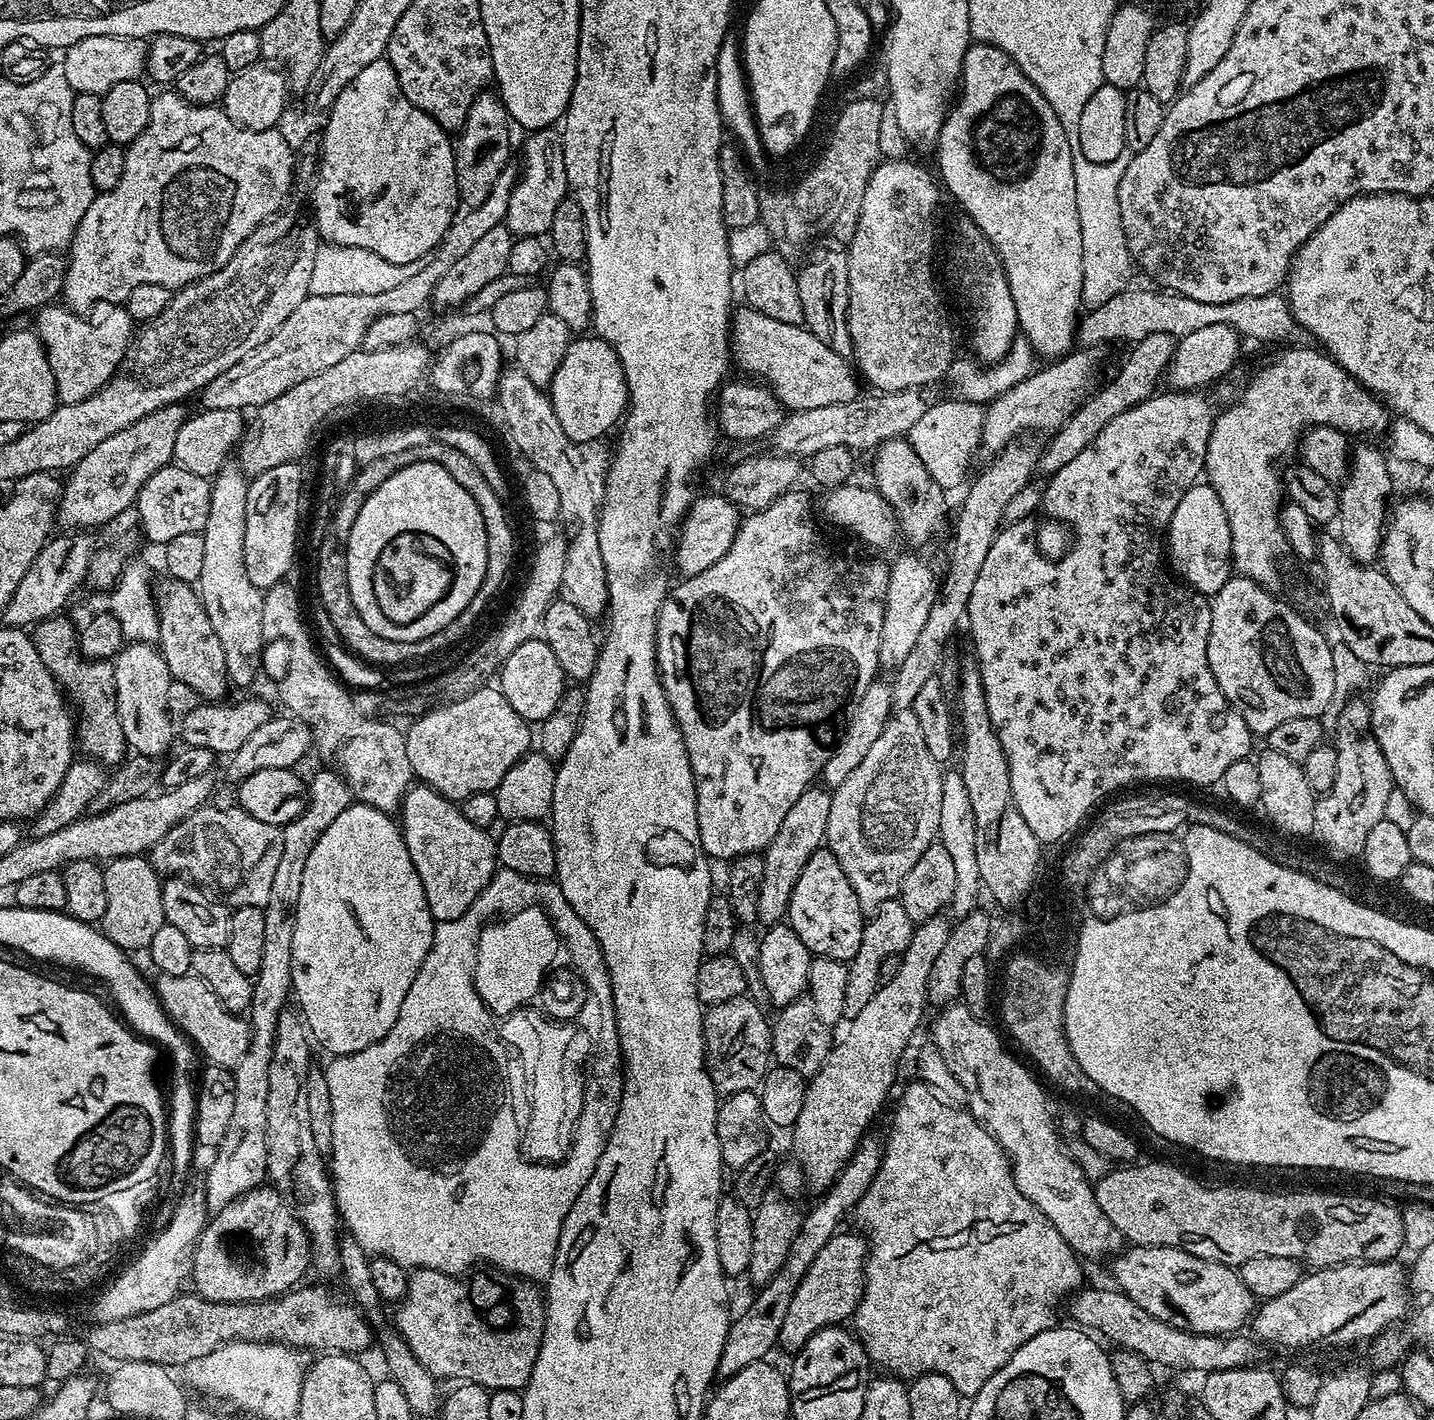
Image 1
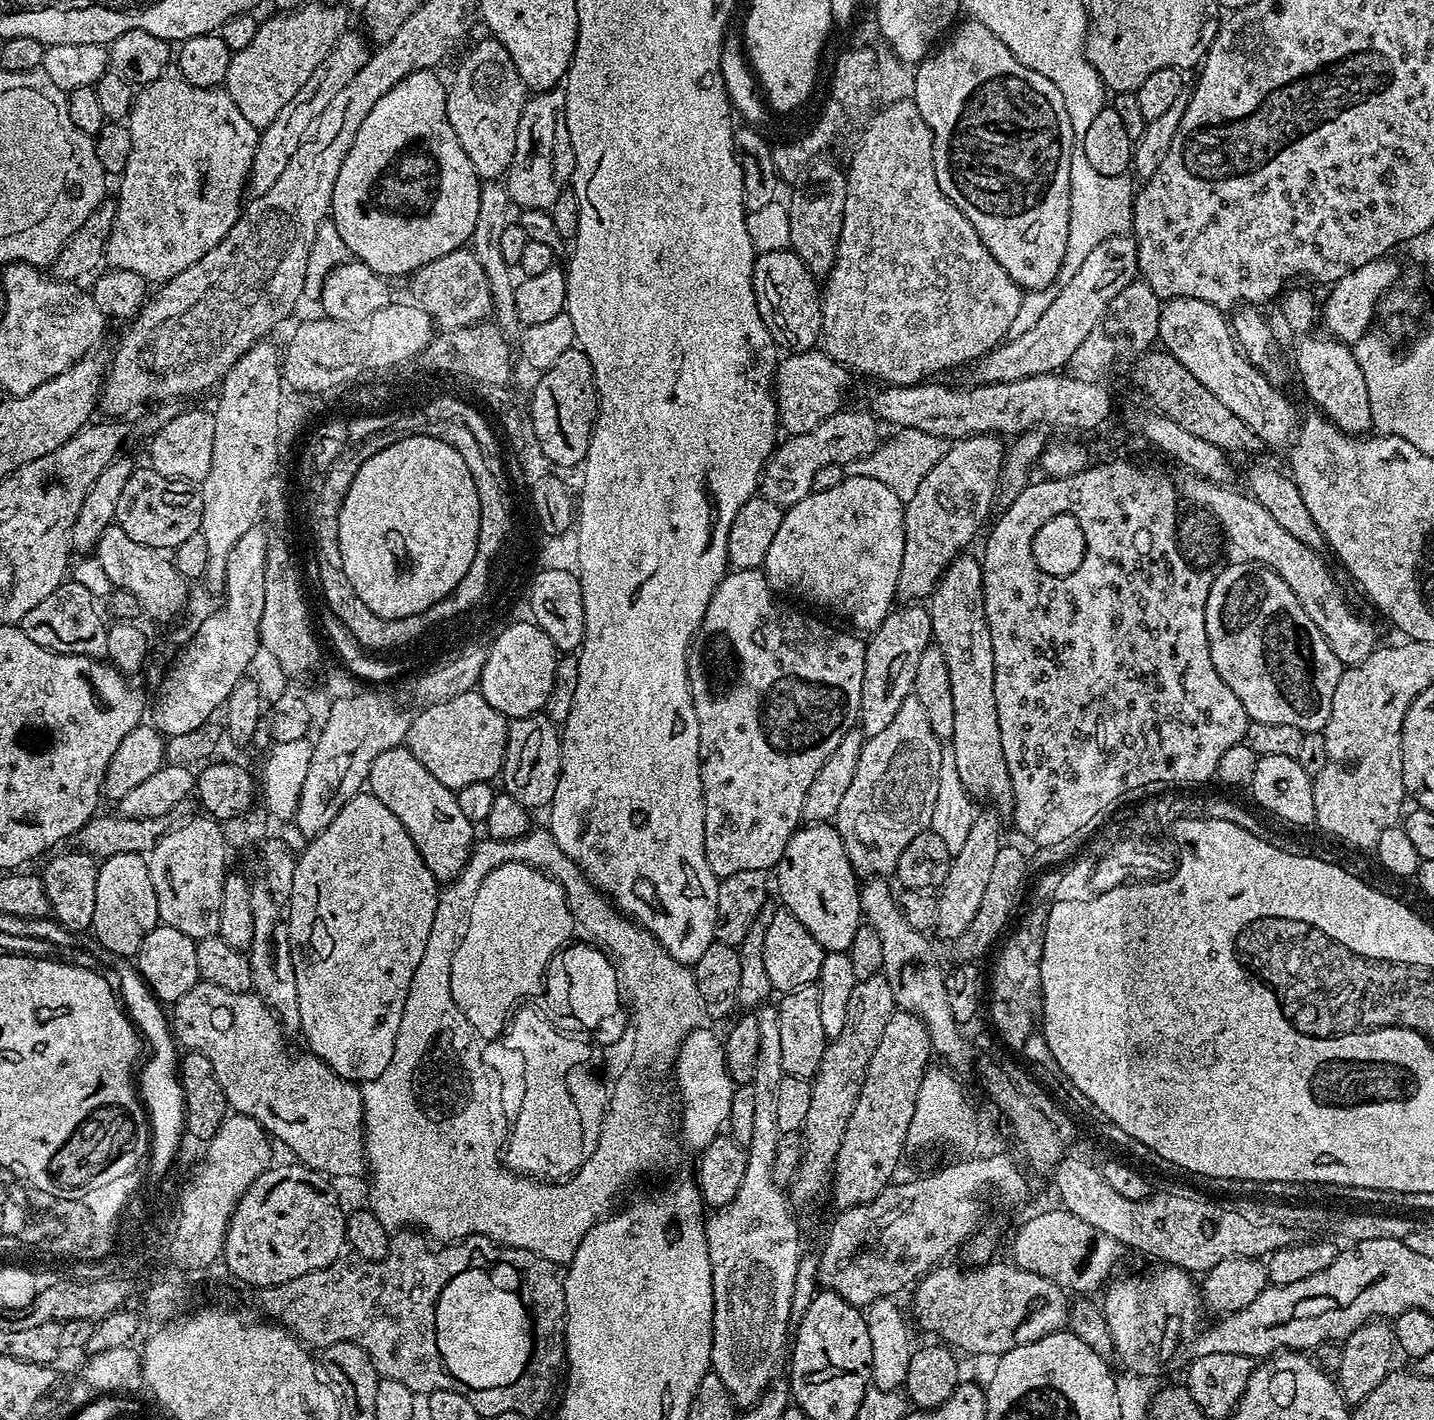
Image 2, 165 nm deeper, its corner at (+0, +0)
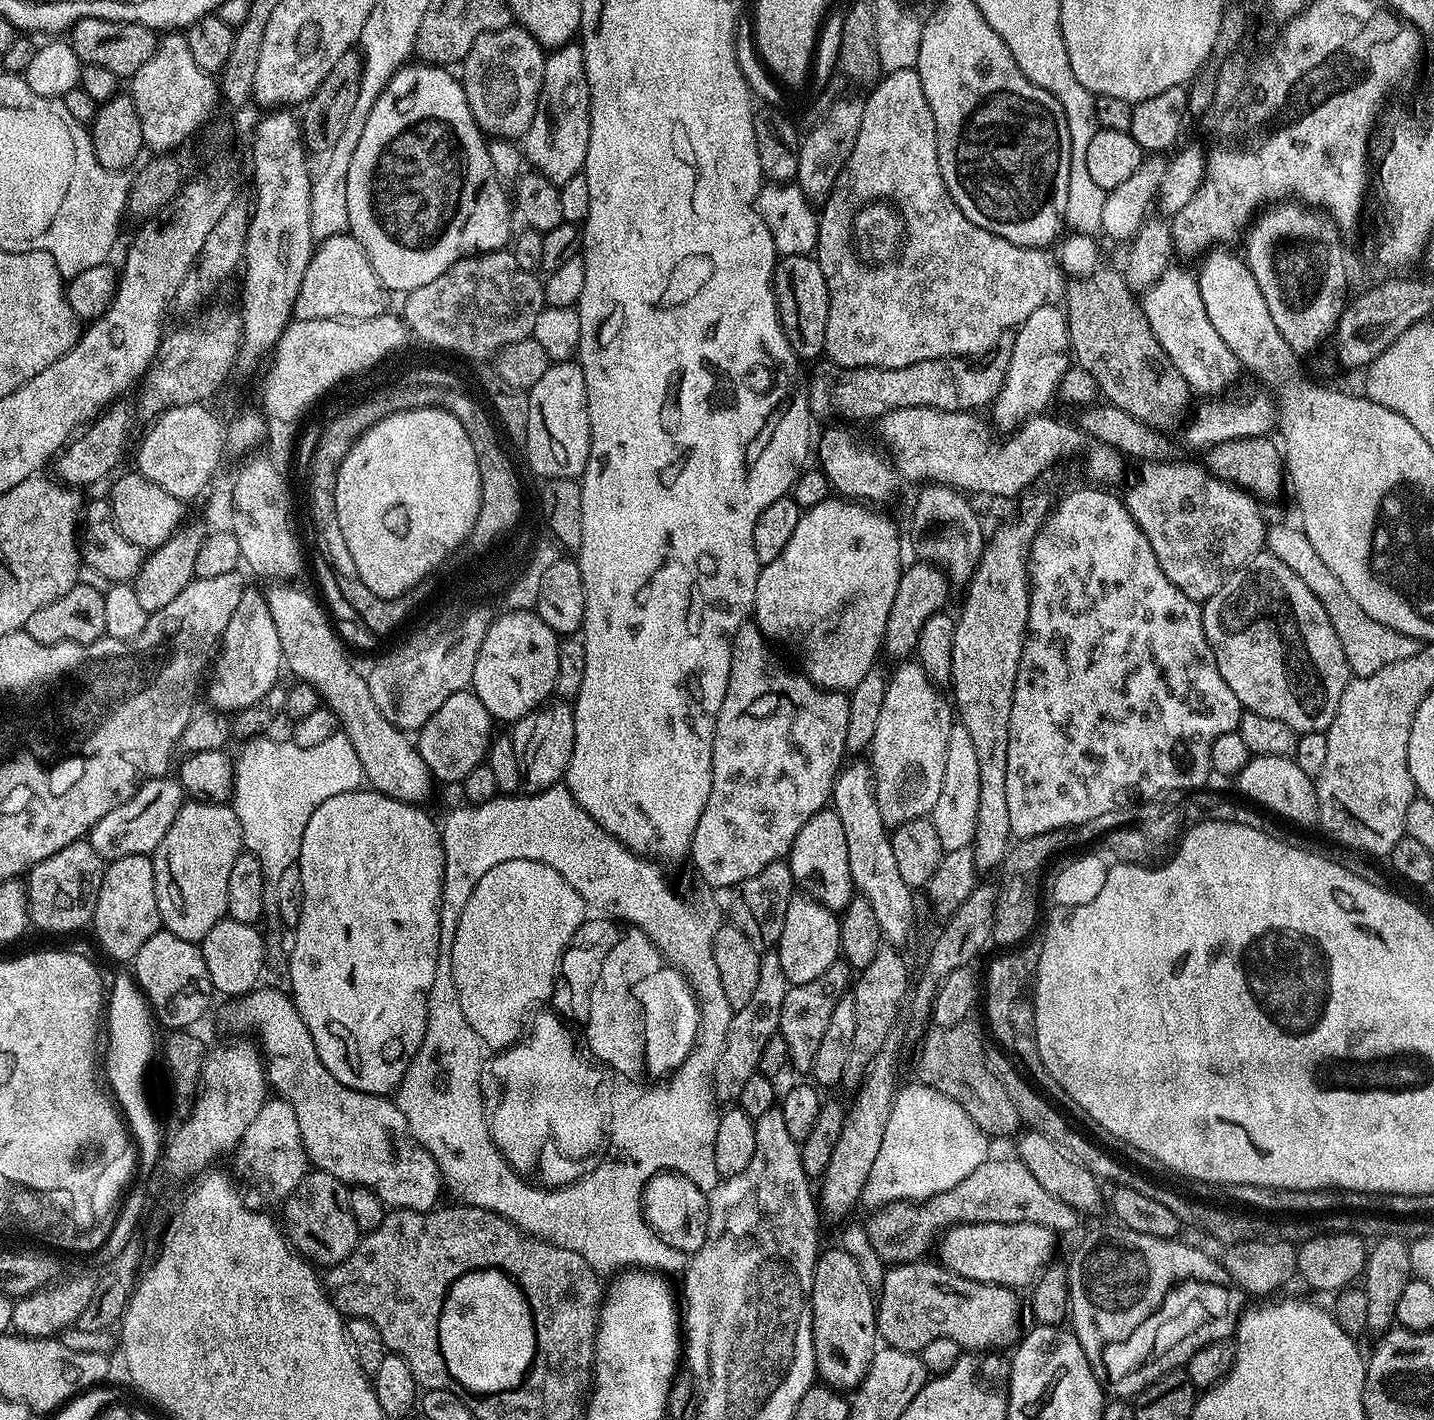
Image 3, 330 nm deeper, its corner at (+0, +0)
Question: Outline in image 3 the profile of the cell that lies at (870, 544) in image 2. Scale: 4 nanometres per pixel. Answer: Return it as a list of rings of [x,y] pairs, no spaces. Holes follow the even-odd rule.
[[[831,496],[805,509],[786,548],[774,562],[761,567],[756,583],[756,627],[769,641],[781,640],[796,648],[804,663],[803,675],[825,690],[851,690],[877,663],[886,618],[890,618],[890,606],[894,606],[894,594],[898,594],[902,571],[898,528],[886,515],[862,504]]]

